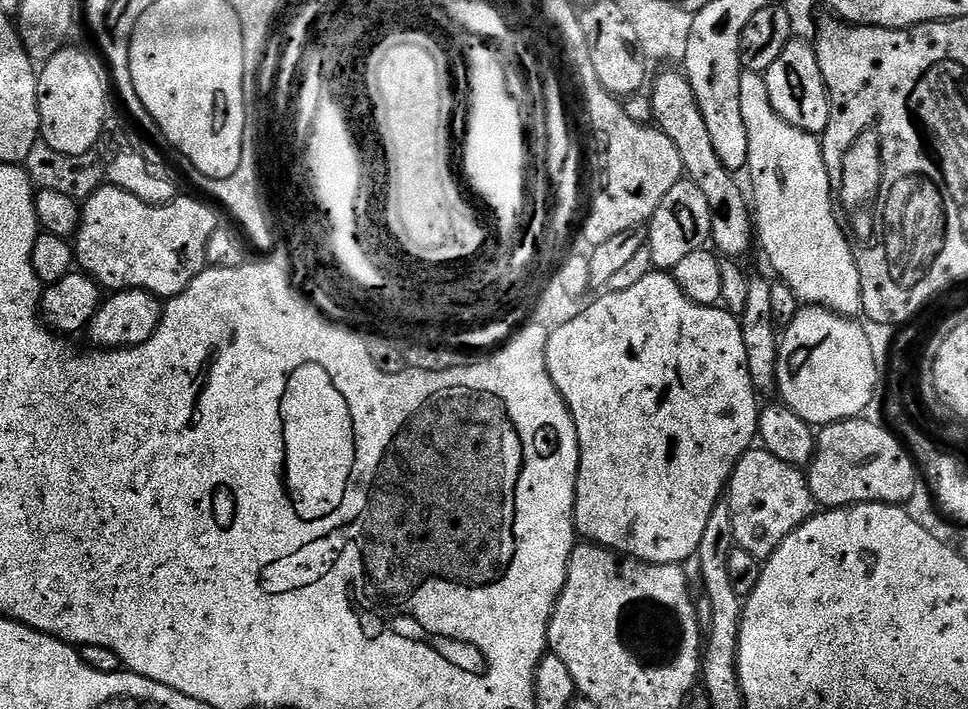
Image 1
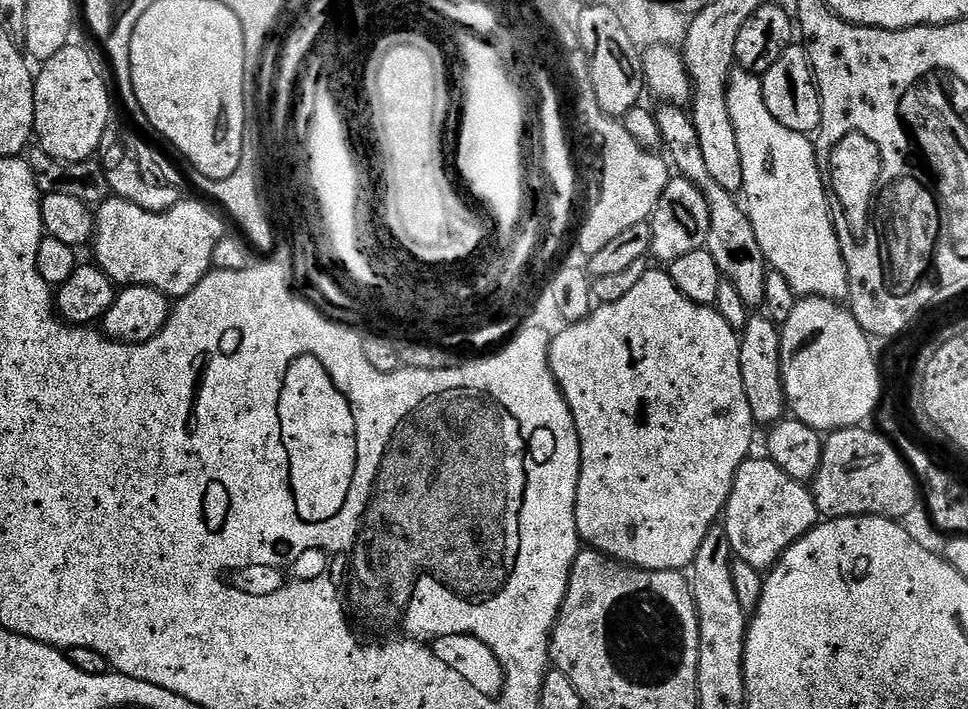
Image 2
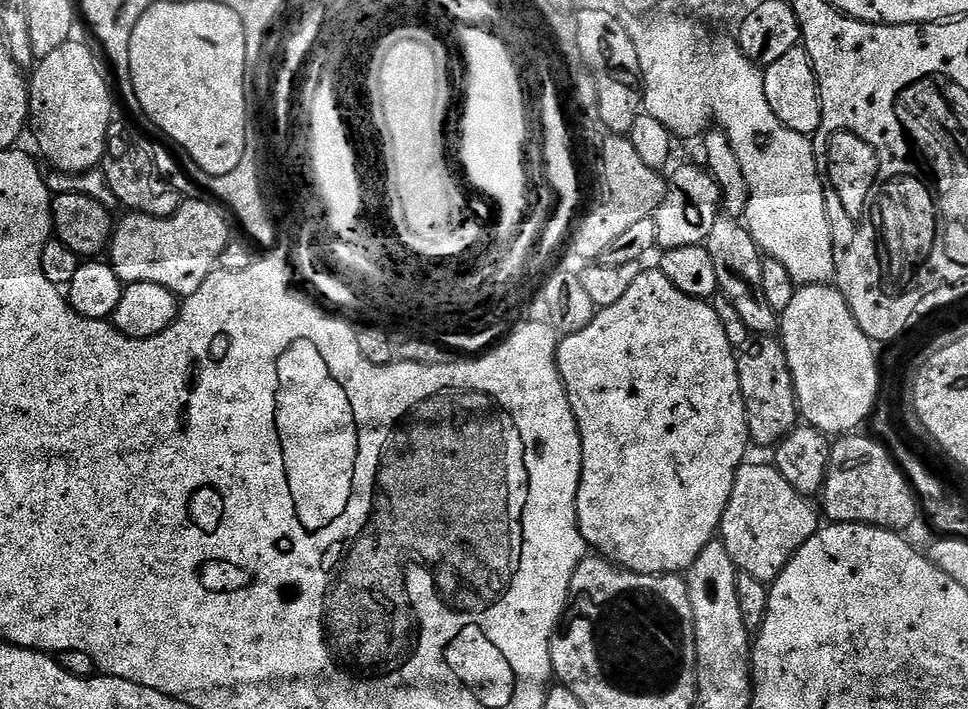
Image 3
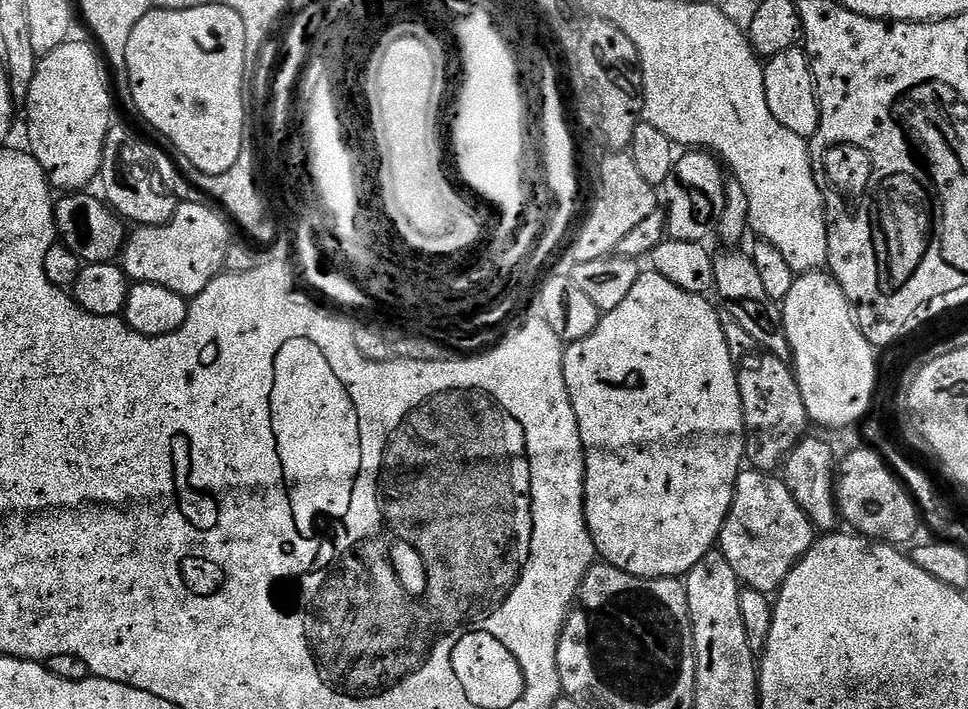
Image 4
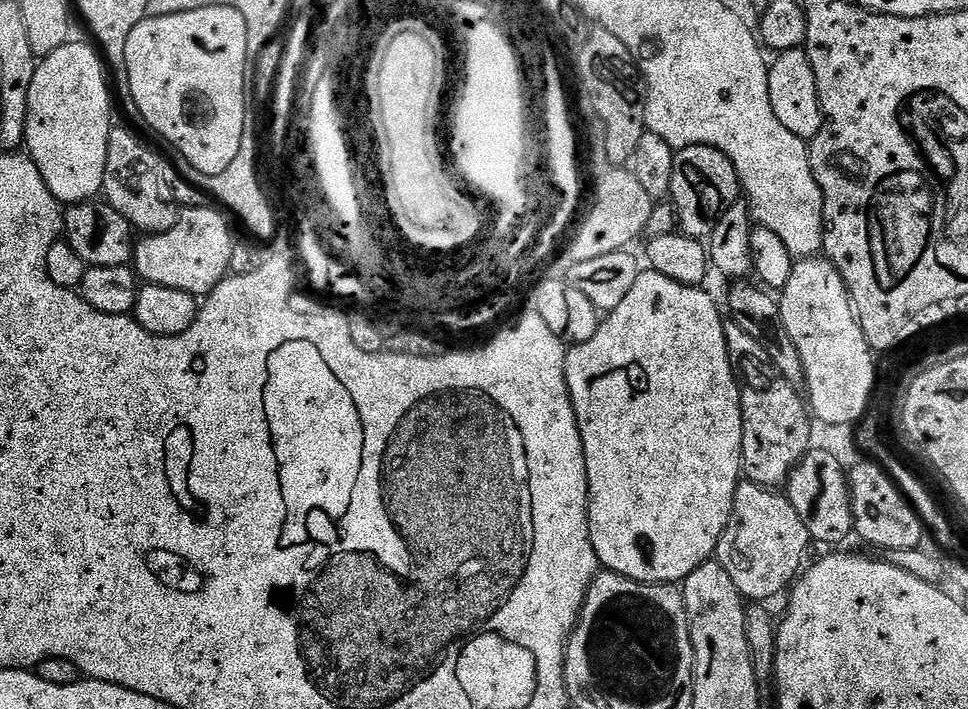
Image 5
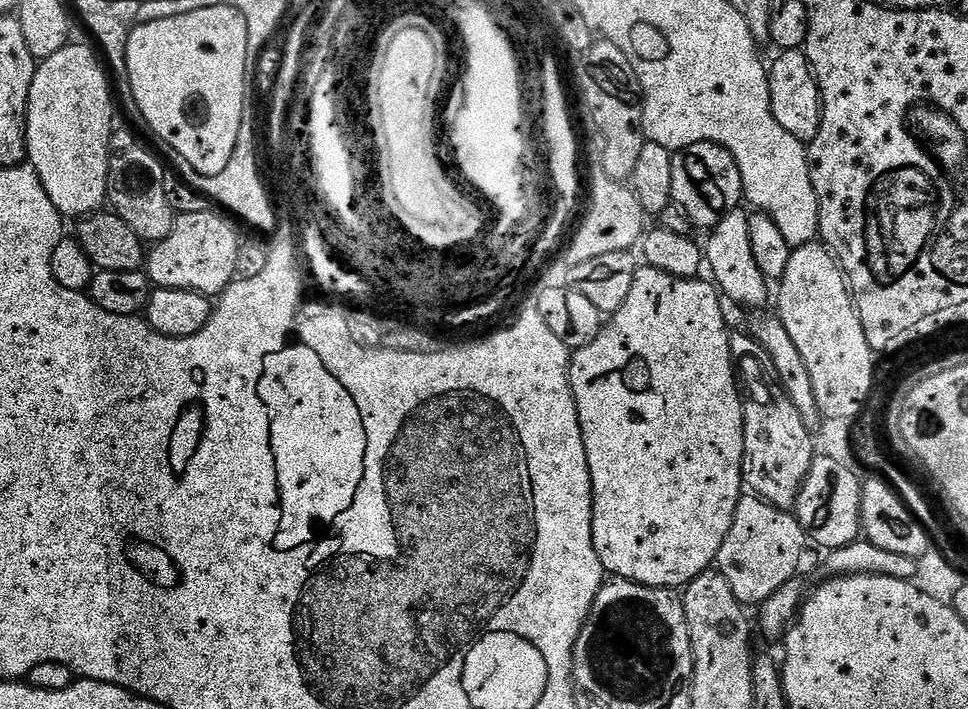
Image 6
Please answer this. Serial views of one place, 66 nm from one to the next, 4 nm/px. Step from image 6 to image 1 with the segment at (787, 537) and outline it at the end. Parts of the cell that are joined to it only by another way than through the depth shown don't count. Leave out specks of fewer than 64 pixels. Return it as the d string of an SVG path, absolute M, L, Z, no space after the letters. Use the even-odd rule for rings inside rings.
M749 450L736 463L736 468L732 471L732 479L729 480L726 489L726 502L734 518L734 538L737 545L742 550L761 558L767 558L774 550L778 550L784 539L790 533L797 532L807 520L812 519L818 508L816 499L812 497L807 475L763 450Z

